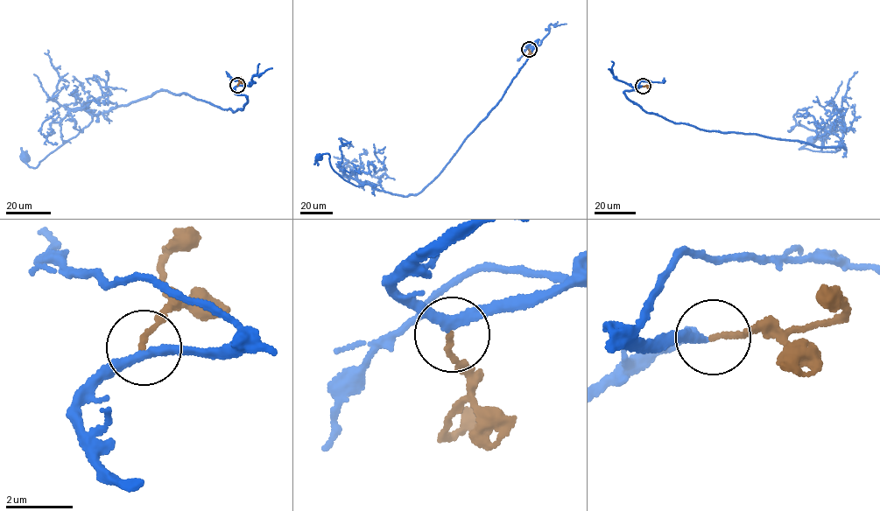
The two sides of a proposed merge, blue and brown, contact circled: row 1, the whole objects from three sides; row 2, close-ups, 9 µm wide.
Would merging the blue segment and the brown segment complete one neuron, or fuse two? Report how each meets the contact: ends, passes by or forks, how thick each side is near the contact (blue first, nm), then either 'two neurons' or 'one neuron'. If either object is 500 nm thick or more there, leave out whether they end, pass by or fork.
blue passes by; brown ends there; 260 nm thick on the blue side, 170 nm on the other; one neuron

